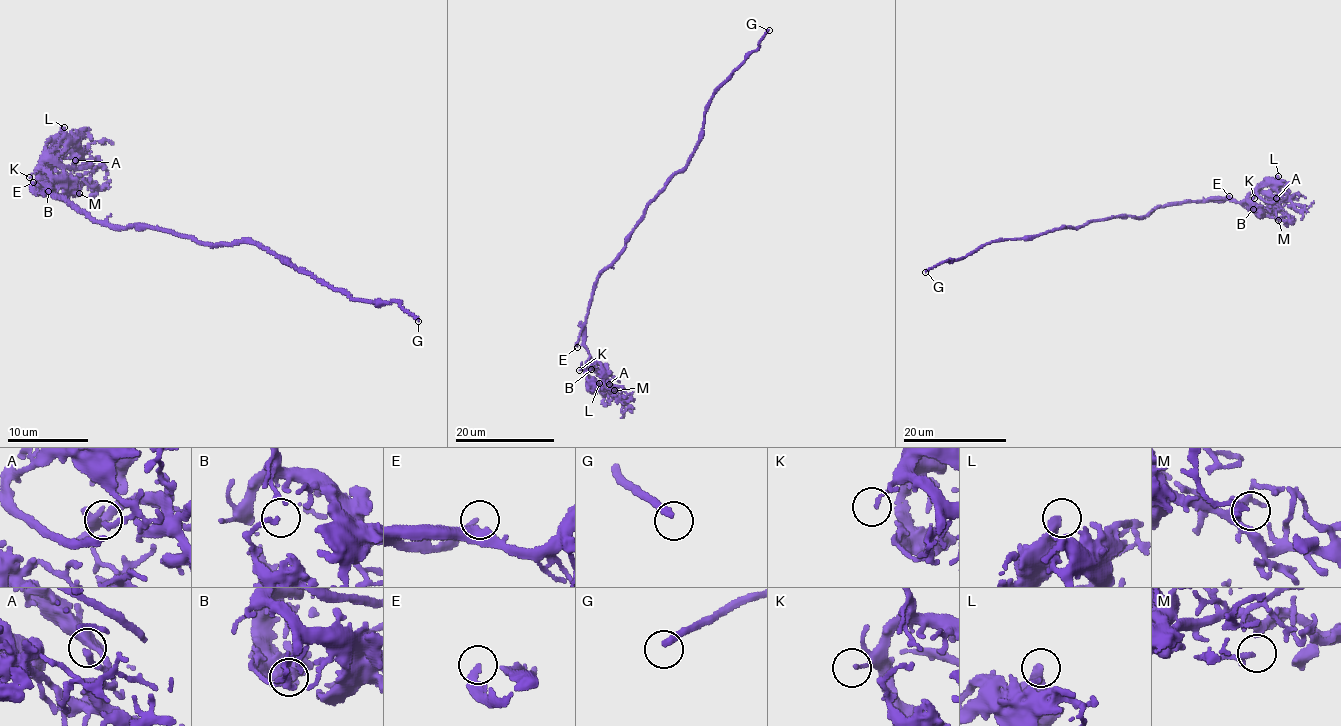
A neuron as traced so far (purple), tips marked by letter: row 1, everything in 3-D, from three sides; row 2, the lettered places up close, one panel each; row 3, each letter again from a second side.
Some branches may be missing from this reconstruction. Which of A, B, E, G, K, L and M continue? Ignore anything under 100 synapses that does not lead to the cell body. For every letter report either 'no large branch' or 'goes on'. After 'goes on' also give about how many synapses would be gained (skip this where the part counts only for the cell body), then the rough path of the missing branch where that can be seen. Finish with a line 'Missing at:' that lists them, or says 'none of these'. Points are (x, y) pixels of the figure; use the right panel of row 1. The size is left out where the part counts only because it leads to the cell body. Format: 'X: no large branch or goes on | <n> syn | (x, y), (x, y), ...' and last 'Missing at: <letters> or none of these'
A: no large branch
B: no large branch
E: no large branch
G: no large branch
K: no large branch
L: no large branch
M: no large branch
Missing at: none of these

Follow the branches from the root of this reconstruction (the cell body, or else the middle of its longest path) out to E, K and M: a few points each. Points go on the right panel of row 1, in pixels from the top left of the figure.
E: (1108, 219), (1137, 218), (1152, 213), (1157, 207), (1222, 201), (1229, 196)
K: (1108, 219), (1137, 218), (1152, 213), (1157, 207), (1173, 204), (1232, 199), (1240, 202), (1252, 193), (1254, 198)
M: (1108, 219), (1137, 218), (1152, 213), (1157, 207), (1173, 204), (1232, 199), (1247, 202), (1256, 210), (1278, 220)

